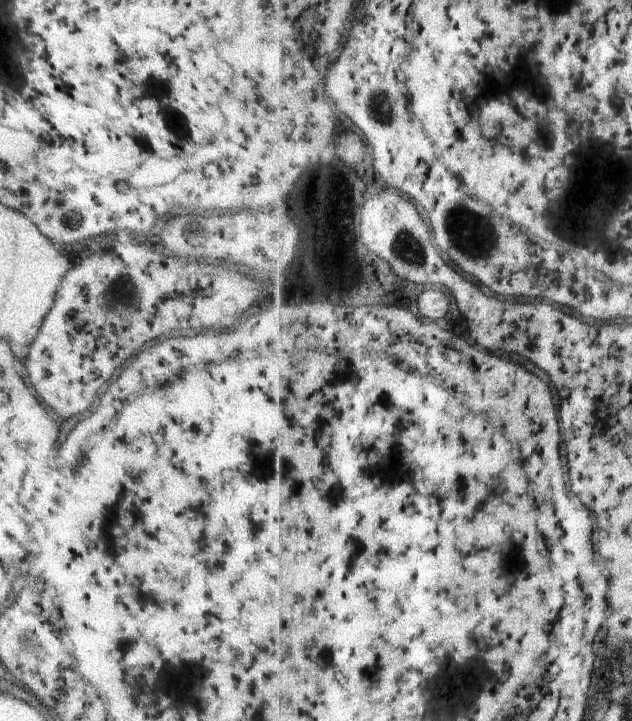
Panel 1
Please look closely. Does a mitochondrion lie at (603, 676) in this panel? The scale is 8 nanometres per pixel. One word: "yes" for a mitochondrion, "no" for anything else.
no

